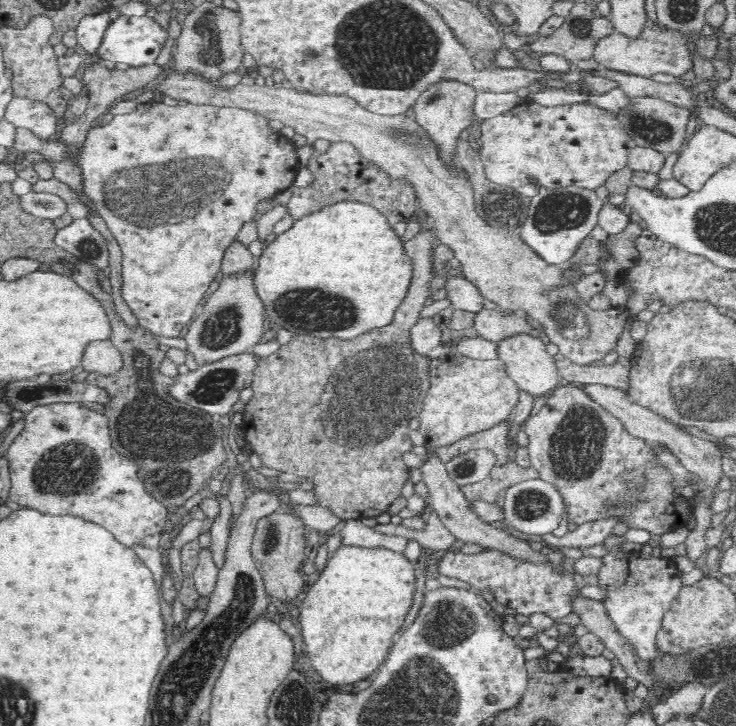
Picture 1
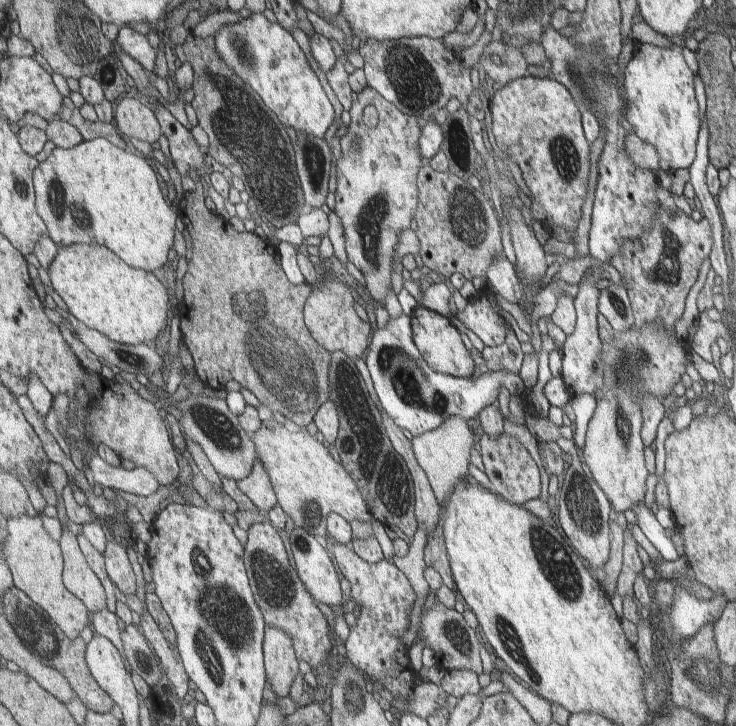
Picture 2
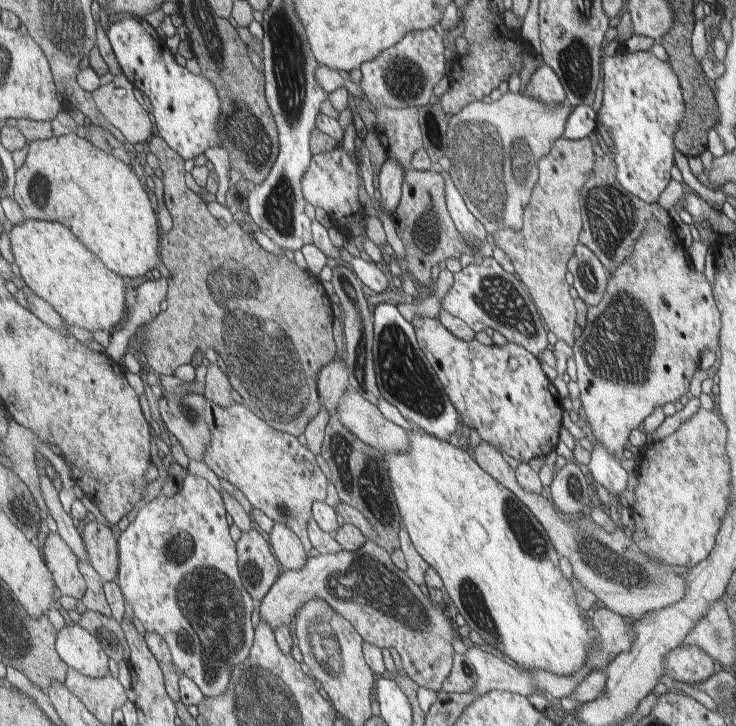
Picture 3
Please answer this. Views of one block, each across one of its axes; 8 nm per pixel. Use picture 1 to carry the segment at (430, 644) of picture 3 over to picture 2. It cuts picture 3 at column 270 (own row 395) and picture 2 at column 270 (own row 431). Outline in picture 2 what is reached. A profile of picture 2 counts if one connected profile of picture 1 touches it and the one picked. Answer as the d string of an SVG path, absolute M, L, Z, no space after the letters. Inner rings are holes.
M269 626L265 637L265 664L271 690L277 697L290 696L297 676L301 673L291 636L283 629Z

